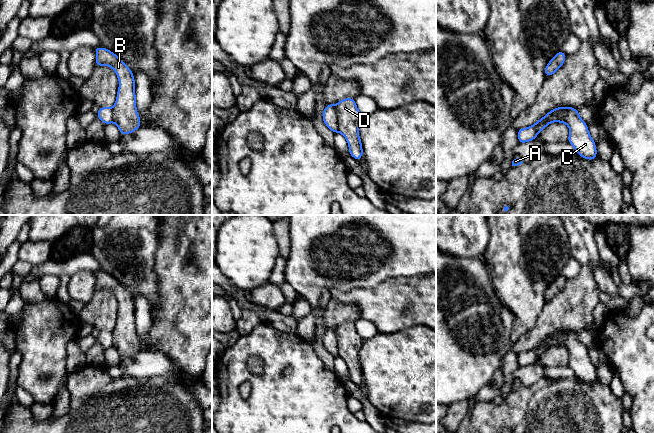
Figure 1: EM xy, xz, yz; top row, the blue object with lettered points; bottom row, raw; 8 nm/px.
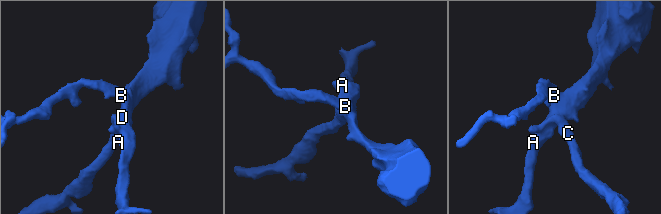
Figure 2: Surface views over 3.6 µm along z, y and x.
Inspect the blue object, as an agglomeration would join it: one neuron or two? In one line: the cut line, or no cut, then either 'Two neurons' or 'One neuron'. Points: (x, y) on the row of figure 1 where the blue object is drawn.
Split along xz (335, 105), (338, 131). Two neurons

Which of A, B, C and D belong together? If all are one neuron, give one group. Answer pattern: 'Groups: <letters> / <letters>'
Groups: A B D / C

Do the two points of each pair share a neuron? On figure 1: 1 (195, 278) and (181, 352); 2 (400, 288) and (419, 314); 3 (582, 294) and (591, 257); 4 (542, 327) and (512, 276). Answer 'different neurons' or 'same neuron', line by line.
1: same neuron
2: same neuron
3: different neurons
4: different neurons

